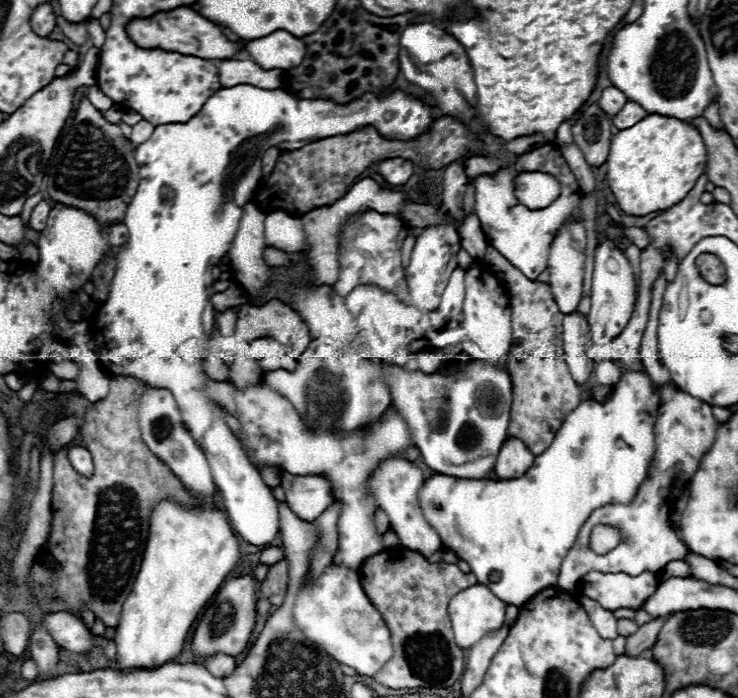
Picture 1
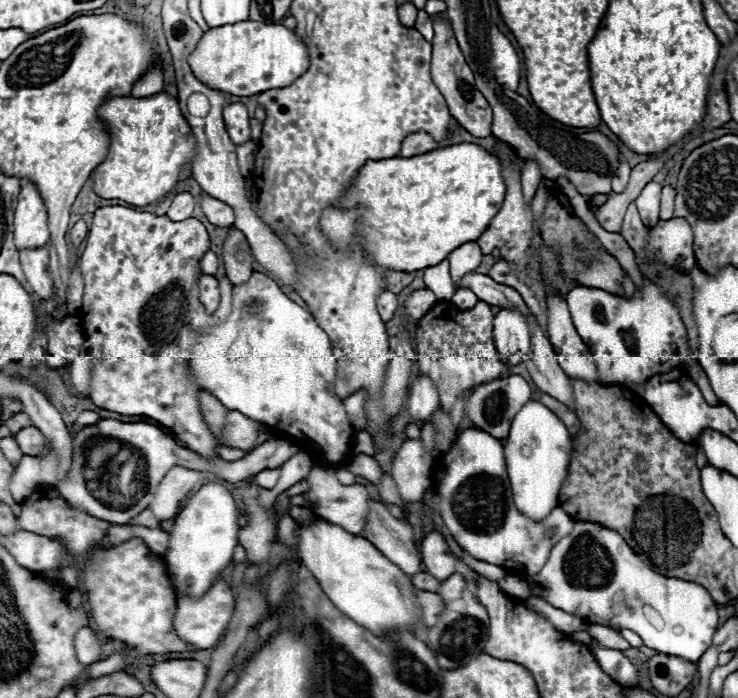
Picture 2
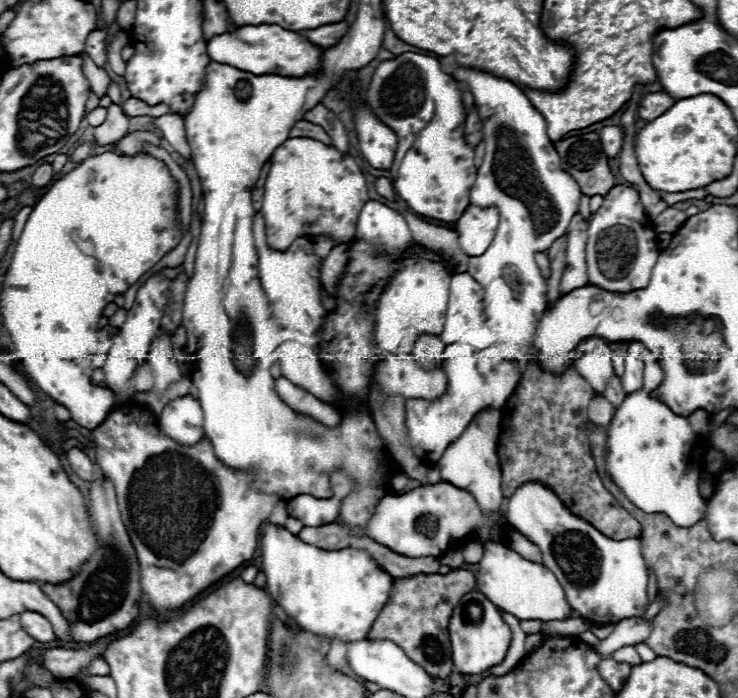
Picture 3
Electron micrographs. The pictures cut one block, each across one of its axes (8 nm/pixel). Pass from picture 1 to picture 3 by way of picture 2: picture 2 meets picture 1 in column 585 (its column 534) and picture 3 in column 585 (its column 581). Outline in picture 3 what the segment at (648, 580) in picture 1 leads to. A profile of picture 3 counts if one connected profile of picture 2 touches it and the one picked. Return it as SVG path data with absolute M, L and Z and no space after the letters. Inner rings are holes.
M526 482L508 498L508 522L542 550L546 568L566 590L566 600L594 624L642 616L648 608L648 570L640 538L612 540L586 520L570 514L562 500L540 482Z

